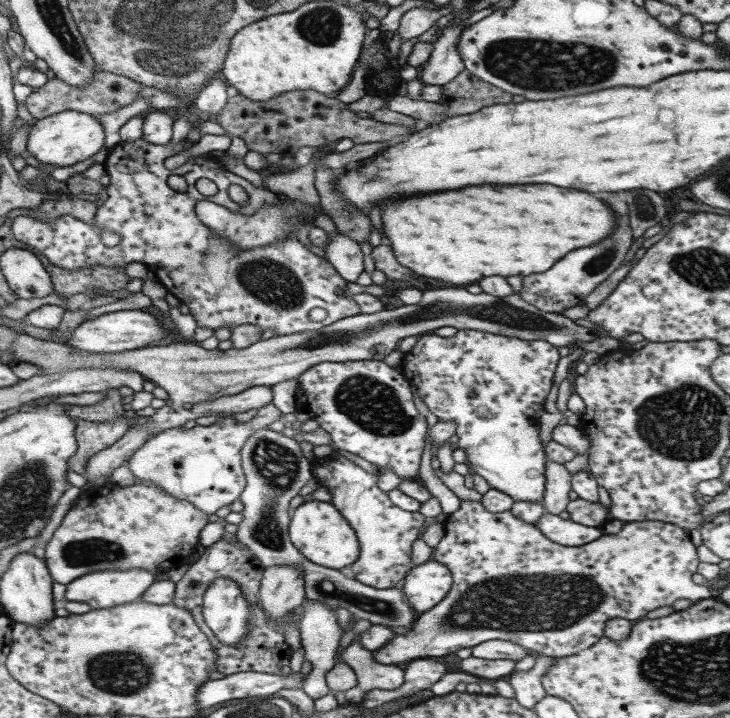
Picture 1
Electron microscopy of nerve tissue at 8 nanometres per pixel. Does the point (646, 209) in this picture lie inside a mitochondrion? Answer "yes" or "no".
yes

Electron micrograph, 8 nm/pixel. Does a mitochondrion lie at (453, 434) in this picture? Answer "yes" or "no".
no

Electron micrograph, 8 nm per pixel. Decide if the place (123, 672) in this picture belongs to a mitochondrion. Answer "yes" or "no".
yes

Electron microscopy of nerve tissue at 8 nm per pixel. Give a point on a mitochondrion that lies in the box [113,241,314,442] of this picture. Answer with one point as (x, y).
(270, 282)

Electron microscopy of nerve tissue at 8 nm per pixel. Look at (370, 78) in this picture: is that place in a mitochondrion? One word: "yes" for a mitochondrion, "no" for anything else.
no

